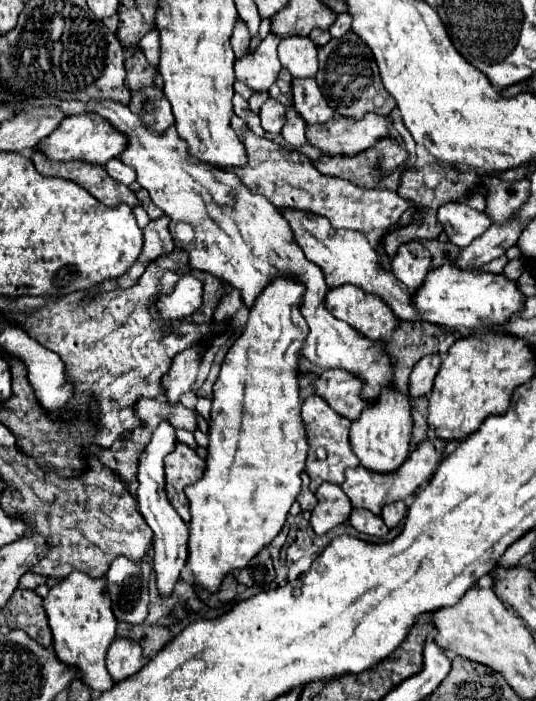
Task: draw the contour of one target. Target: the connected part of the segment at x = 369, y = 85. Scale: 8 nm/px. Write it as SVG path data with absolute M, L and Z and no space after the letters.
M347 32L343 38L331 38L329 44L319 48L317 52L319 52L319 72L315 80L335 114L351 120L361 120L367 112L379 116L391 114L391 110L395 108L395 100L383 88L379 70L375 66L375 58L371 56L371 50L359 40L359 36Z

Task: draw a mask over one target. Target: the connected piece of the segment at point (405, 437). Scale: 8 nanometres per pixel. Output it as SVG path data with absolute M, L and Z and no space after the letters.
M395 388L383 390L383 396L371 406L367 406L359 420L351 424L349 442L351 450L359 458L361 466L377 472L377 474L391 474L403 464L409 456L409 440L411 440L411 406L409 400L399 394Z

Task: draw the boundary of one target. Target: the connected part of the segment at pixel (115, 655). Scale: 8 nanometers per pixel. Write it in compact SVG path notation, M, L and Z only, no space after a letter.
M115 638L107 650L107 670L115 682L133 676L143 666L141 646L129 638Z

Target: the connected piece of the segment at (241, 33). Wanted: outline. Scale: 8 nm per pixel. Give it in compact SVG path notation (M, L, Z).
M239 20L237 22L237 26L235 26L235 32L233 32L233 38L231 38L231 46L233 46L233 52L235 52L235 56L243 56L243 54L247 54L247 50L249 50L249 30L247 30L247 24L243 22L243 20Z

